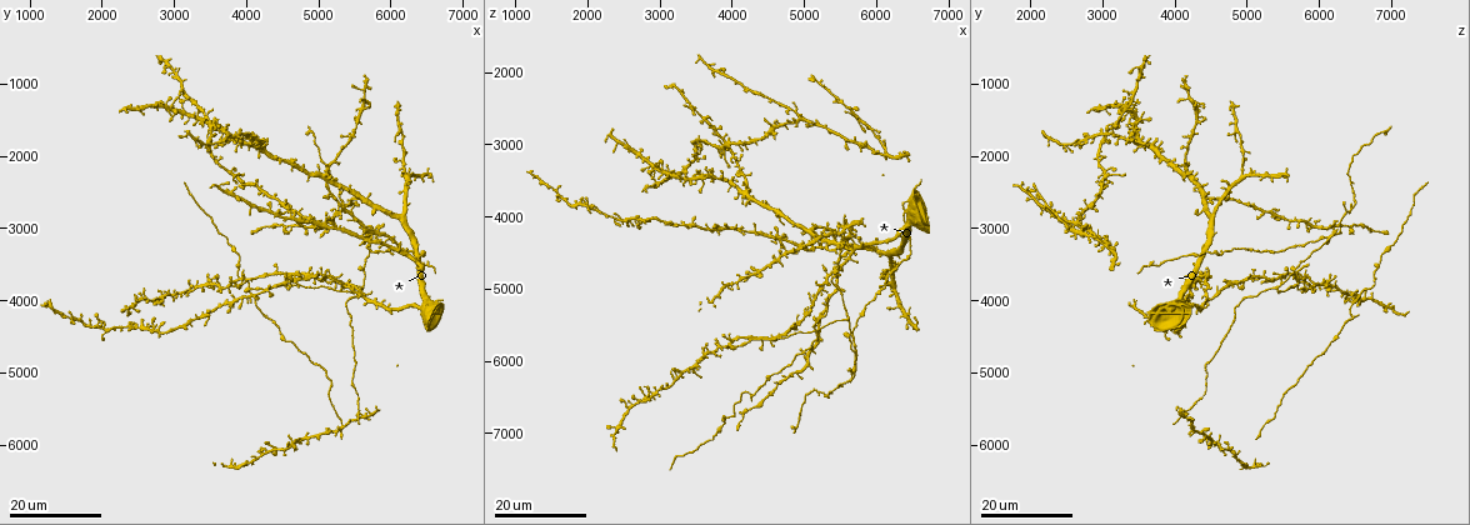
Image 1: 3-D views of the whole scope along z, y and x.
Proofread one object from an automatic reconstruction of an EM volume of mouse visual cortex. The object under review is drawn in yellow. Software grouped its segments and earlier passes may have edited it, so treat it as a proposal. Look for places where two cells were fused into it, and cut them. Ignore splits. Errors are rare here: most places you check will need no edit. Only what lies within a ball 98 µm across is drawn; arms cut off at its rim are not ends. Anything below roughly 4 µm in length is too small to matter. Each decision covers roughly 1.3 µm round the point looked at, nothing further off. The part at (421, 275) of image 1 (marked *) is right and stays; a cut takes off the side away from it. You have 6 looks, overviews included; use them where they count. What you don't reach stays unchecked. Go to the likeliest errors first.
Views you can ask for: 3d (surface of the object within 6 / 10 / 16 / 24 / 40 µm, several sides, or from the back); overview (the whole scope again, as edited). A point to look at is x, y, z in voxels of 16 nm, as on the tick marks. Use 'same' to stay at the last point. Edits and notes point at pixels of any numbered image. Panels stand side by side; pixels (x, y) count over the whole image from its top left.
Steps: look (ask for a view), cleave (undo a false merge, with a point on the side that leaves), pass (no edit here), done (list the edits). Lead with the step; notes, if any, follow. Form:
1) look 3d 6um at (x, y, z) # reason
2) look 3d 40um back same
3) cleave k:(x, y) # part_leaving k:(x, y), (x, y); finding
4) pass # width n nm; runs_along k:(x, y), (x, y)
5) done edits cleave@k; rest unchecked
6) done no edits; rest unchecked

look 3d 24um at (5700, 3150, 6150)

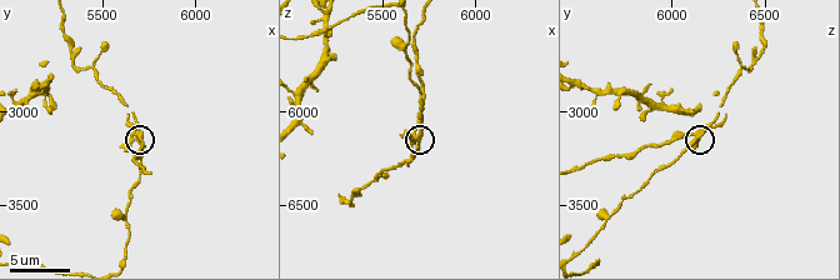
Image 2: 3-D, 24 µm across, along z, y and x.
look 3d 10um at (5700, 3160, 6120) # closer look

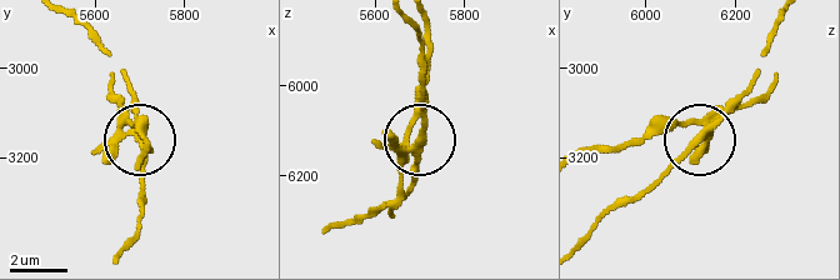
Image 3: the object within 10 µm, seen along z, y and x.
cleave 3:(675, 124) # two cells meet here

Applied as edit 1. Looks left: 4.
look overview

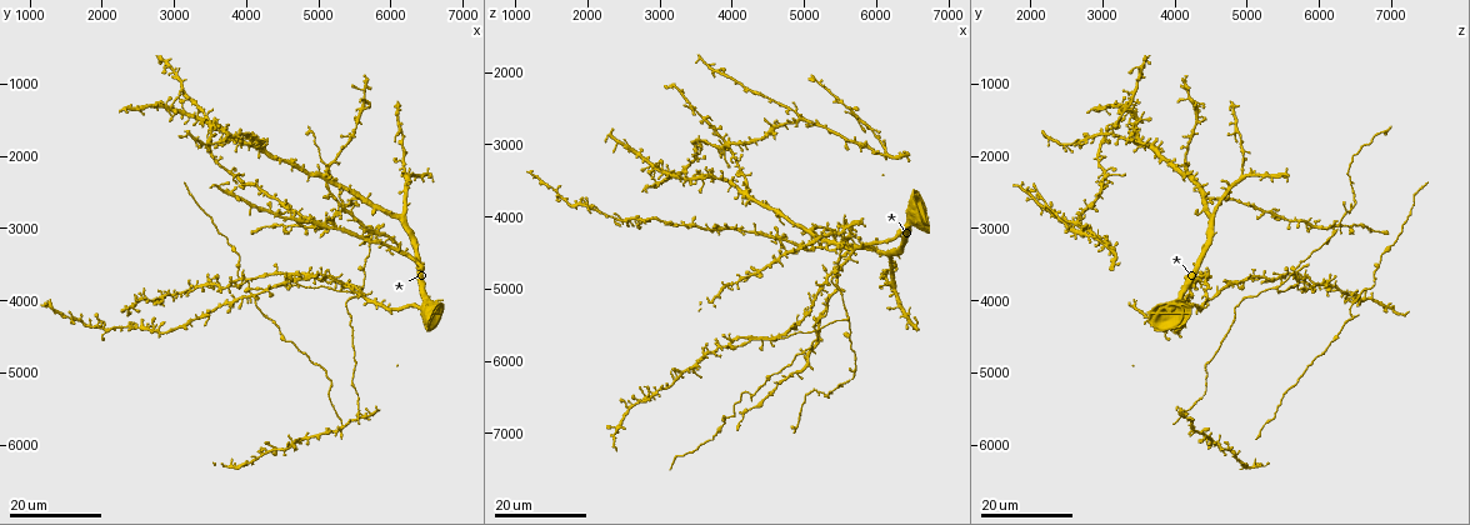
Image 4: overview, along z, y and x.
look 3d 24um at (2850, 3950, 6500) # four or more arms meet

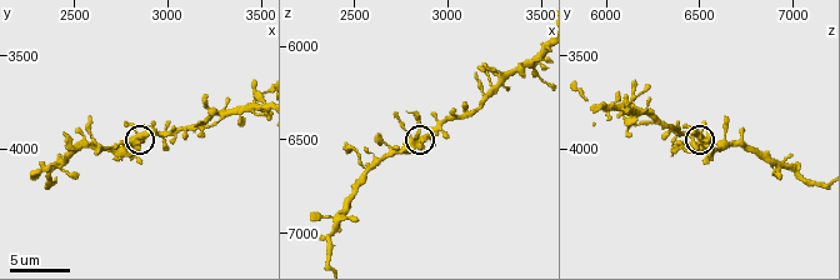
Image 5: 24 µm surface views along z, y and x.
look 3d 10um at (2780, 3960, 6500)

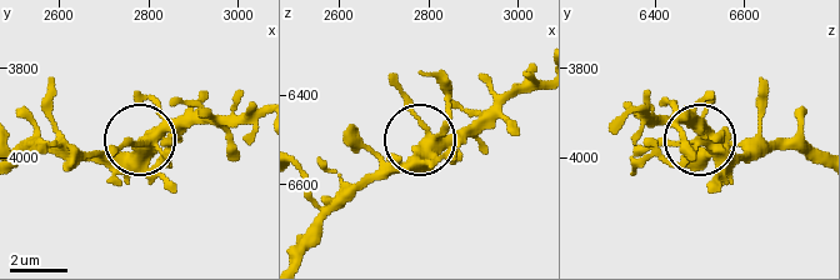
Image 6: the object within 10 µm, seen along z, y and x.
pass # width 340 nm; one cell here

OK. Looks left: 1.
done edits cleave@3; rest unchecked

